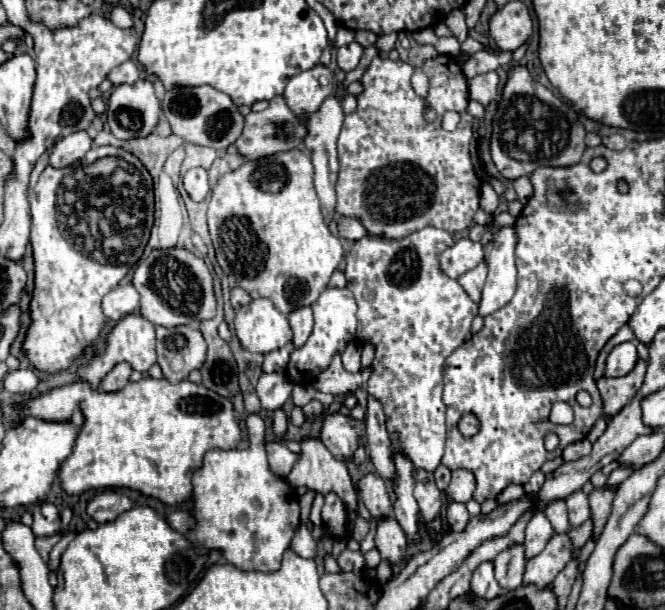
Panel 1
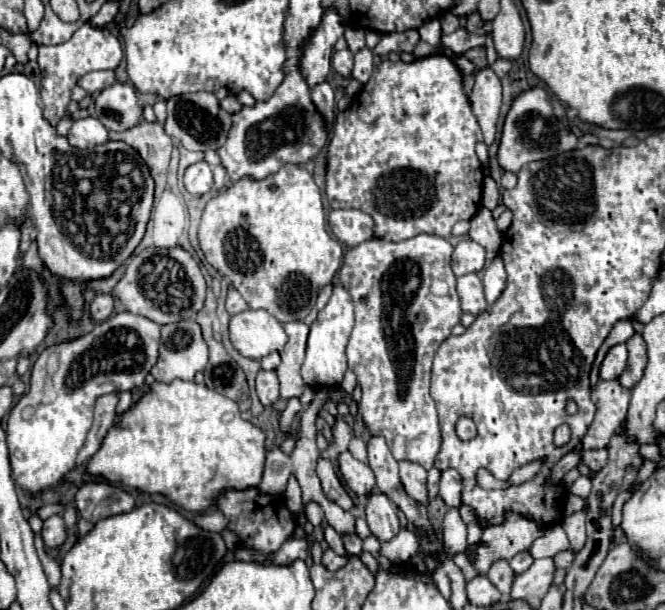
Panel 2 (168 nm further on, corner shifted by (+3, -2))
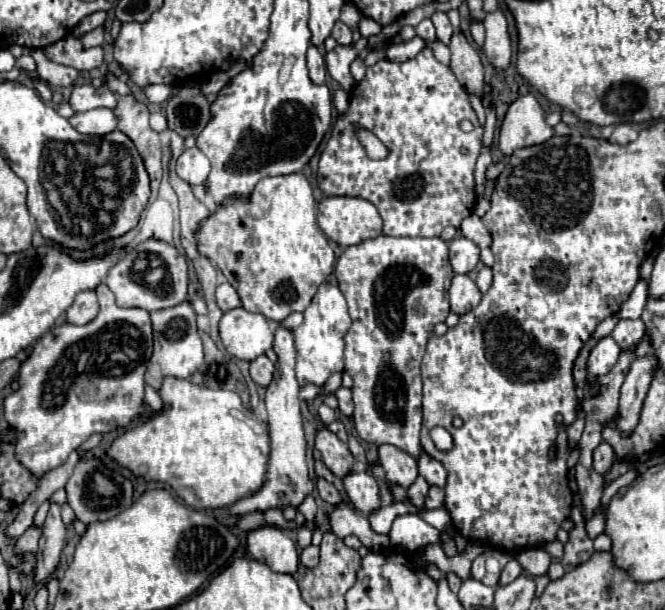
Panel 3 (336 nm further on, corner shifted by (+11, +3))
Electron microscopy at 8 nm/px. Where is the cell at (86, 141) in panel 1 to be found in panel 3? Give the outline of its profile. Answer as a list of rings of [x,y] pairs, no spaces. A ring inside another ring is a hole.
[[[97,108],[83,114],[73,114],[69,122],[81,132],[81,134],[97,134],[105,136],[117,128],[117,116],[113,110]]]

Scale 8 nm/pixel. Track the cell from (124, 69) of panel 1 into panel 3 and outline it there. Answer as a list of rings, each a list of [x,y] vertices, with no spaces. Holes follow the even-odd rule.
[[[33,50],[31,56],[37,62],[39,78],[45,80],[47,84],[51,84],[51,86],[73,86],[79,80],[79,72],[75,68],[61,66],[61,64],[55,64],[55,62],[47,60],[43,50]]]

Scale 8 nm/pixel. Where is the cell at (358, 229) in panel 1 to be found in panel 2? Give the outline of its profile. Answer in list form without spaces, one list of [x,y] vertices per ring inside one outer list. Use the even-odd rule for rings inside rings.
[[[359,209],[331,211],[329,227],[345,247],[355,247],[367,239],[373,239],[373,219]]]

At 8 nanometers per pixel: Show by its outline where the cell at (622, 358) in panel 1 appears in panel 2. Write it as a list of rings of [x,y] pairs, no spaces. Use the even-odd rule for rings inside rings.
[[[621,343],[605,355],[605,361],[601,365],[601,379],[605,381],[617,379],[625,367],[627,367],[627,347]]]

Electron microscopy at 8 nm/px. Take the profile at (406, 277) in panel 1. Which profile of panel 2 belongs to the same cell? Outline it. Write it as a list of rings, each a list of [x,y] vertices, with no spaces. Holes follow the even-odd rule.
[[[421,233],[417,237],[411,237],[411,239],[405,239],[405,241],[385,241],[385,239],[369,239],[357,247],[351,247],[347,253],[345,253],[345,261],[343,261],[343,267],[339,271],[339,279],[341,279],[341,285],[351,293],[353,297],[353,303],[355,303],[355,327],[353,327],[353,333],[351,333],[351,339],[349,339],[349,345],[347,345],[347,359],[349,359],[349,367],[353,369],[353,373],[357,375],[357,383],[361,385],[363,389],[363,397],[359,401],[359,409],[361,409],[361,415],[363,415],[363,421],[369,429],[371,435],[383,435],[387,439],[387,445],[393,453],[393,457],[397,461],[411,461],[411,463],[417,463],[425,469],[431,469],[433,463],[435,463],[435,457],[441,449],[441,429],[439,429],[439,419],[437,419],[437,409],[435,409],[435,403],[429,395],[429,383],[431,383],[431,363],[433,363],[433,355],[437,353],[439,345],[451,335],[451,329],[461,321],[461,315],[463,315],[463,309],[461,309],[461,301],[459,301],[459,295],[457,295],[457,289],[455,289],[455,275],[451,271],[451,253],[453,253],[453,245],[447,237],[439,237],[439,235],[429,235],[429,233]],[[435,279],[443,279],[447,281],[449,285],[449,293],[447,295],[433,295],[431,293],[431,283]]]

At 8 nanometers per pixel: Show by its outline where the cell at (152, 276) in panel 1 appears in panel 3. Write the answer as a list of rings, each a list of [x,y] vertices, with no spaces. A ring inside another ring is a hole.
[[[147,240],[129,250],[129,254],[109,270],[105,284],[123,308],[145,308],[149,312],[171,308],[187,298],[187,262],[175,246],[161,240]]]

